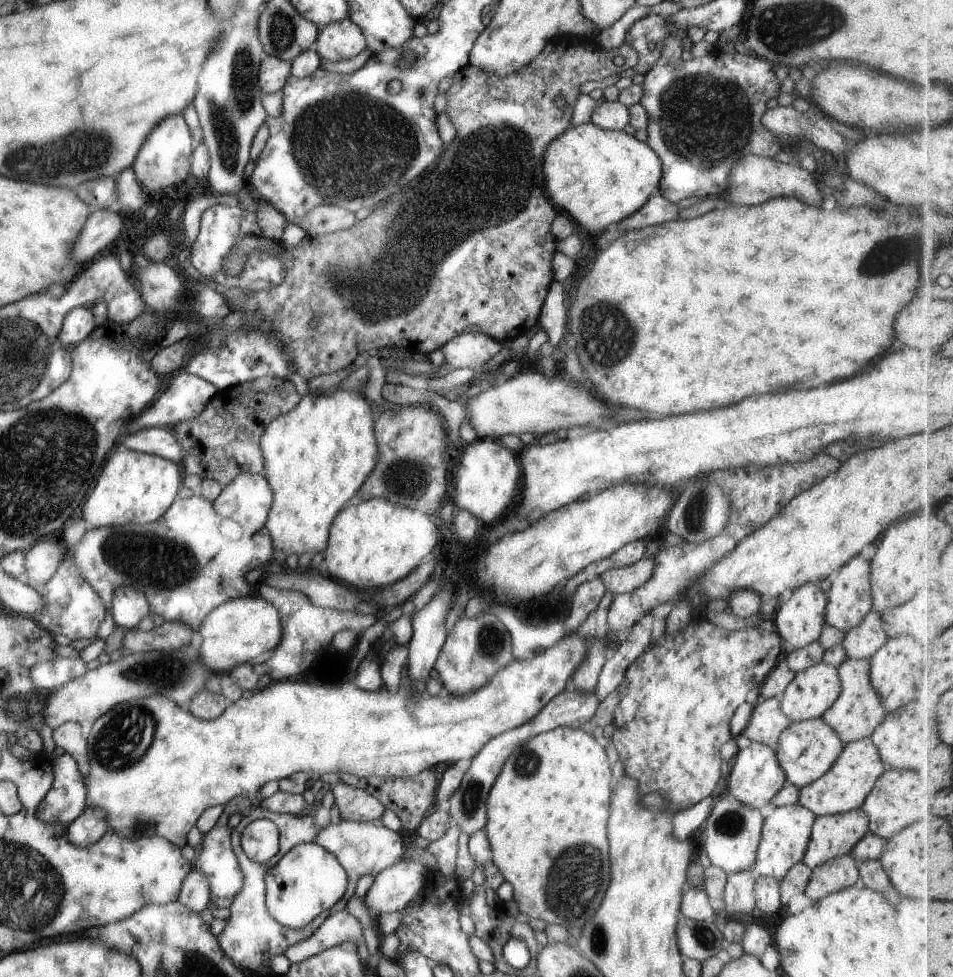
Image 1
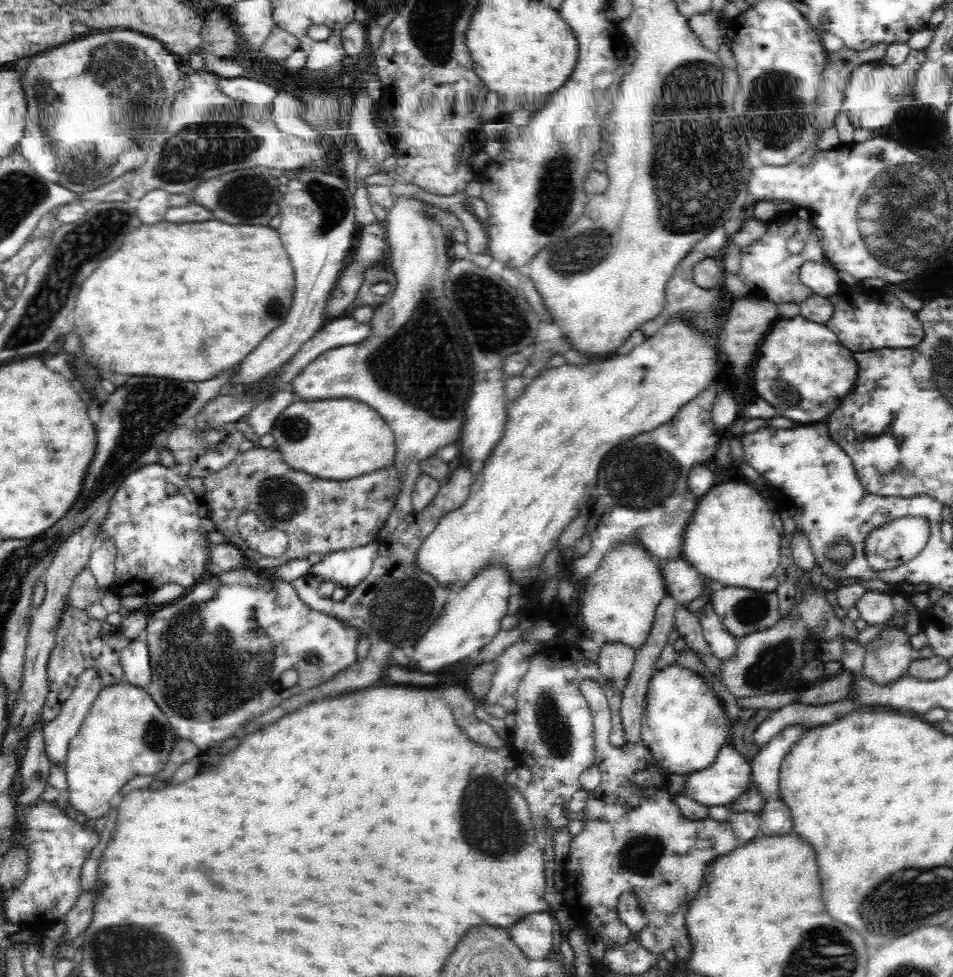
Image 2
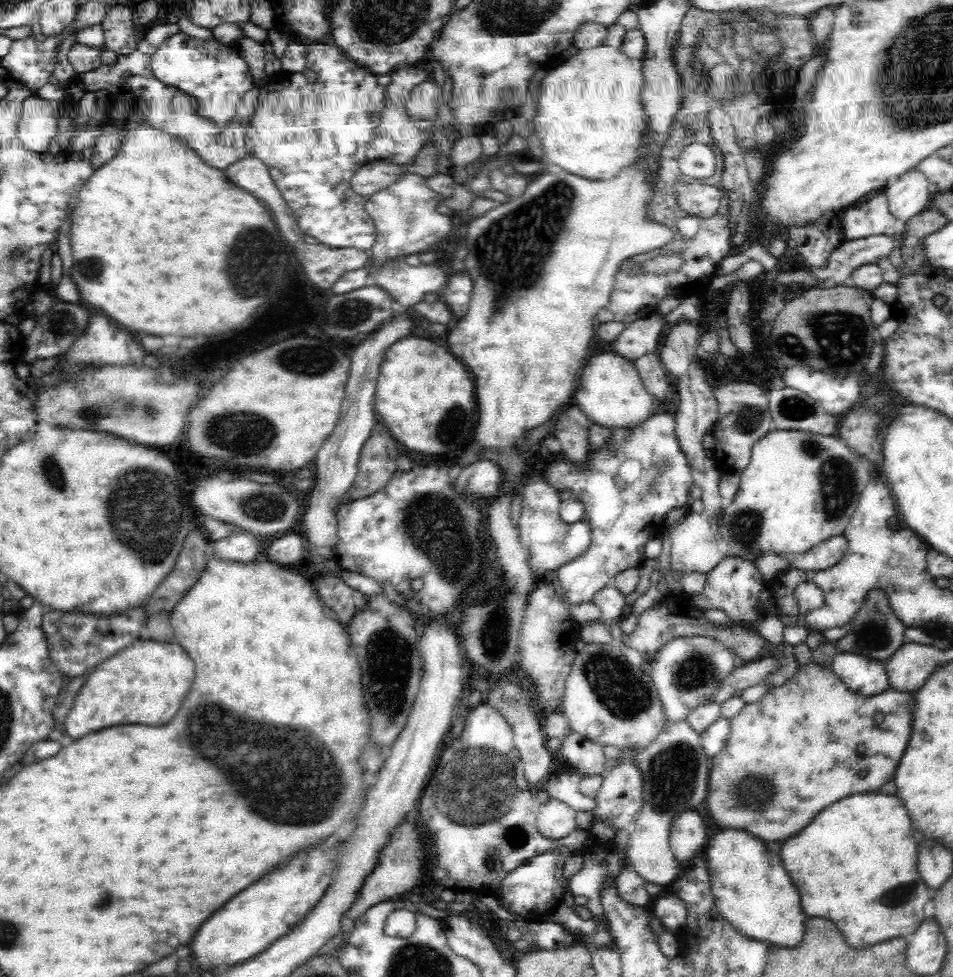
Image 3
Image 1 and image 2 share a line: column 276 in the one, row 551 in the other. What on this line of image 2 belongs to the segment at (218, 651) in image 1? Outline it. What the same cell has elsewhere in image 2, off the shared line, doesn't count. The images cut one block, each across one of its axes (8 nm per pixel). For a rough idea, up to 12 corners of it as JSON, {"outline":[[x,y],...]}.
{"outline":[[637,540],[579,588],[585,636],[638,651],[668,594]]}

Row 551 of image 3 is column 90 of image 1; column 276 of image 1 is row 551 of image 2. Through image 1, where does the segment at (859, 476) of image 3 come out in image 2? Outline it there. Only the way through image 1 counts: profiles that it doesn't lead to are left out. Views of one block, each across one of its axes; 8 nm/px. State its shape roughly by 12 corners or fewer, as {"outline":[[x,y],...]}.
{"outline":[[742,478],[702,495],[682,558],[718,587],[775,592],[781,536]]}

